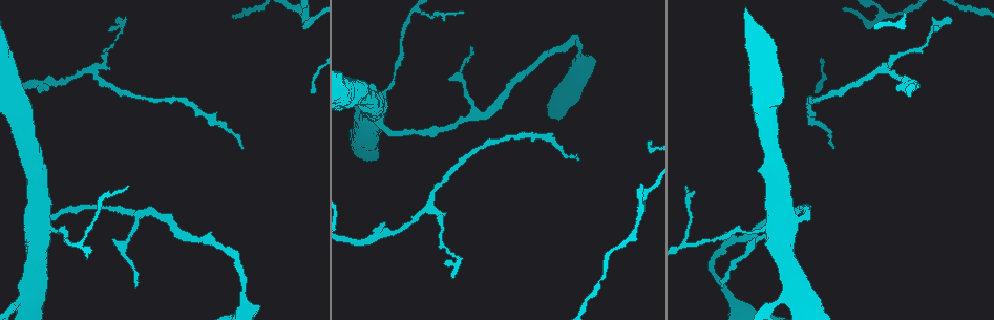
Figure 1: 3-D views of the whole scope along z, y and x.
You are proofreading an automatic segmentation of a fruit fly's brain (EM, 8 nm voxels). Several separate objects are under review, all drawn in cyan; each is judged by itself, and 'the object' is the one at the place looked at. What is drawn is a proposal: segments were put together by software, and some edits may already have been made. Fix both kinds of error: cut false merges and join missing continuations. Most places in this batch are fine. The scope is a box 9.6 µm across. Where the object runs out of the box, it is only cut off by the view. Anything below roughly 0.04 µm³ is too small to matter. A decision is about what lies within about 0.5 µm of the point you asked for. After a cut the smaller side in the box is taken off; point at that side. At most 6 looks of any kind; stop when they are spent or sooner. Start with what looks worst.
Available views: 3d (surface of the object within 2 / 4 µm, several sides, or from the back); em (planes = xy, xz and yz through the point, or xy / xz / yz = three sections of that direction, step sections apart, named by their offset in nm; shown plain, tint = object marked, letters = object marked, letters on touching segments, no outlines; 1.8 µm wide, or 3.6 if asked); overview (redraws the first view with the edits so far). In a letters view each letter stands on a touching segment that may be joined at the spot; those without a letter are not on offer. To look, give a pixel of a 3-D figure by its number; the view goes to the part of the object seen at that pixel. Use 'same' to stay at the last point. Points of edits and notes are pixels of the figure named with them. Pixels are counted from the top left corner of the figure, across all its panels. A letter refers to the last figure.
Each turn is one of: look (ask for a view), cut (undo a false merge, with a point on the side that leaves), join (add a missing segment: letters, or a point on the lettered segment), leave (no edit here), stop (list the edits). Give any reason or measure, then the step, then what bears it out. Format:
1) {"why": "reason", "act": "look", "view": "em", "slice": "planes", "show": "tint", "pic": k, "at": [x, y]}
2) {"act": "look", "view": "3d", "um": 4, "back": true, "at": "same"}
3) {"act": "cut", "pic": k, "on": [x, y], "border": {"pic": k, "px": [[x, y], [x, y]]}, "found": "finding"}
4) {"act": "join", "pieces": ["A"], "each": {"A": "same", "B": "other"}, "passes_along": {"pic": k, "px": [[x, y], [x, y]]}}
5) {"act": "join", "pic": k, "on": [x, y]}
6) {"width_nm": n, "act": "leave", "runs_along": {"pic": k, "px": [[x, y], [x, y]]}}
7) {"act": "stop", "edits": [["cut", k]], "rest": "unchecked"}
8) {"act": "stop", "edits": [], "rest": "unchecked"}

{"why": "calibre changes", "act": "look", "view": "3d", "um": 4, "pic": 1, "at": [380, 122]}

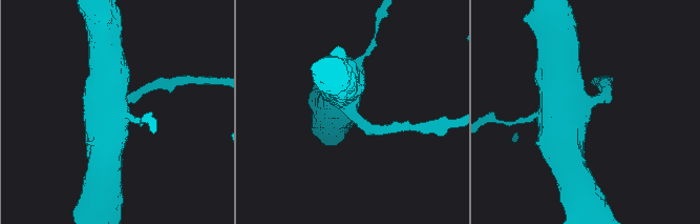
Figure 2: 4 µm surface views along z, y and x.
{"act": "look", "view": "em", "slice": "planes", "show": "letters", "pic": 2, "at": [352, 109]}

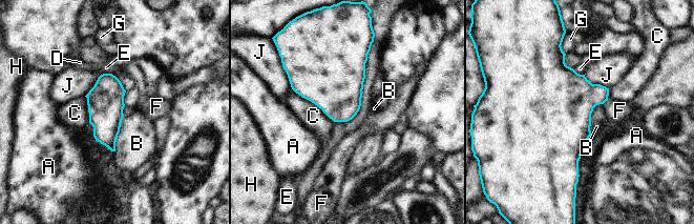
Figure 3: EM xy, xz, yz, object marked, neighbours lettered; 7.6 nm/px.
{"width_nm": 280, "act": "leave", "each": {"A": "other", "B": "other", "C": "other", "D": "other", "E": "other", "F": "other", "G": "other", "H": "other", "J": "other"}, "border": {"pic": 3, "px": [[124, 116], [114, 151]]}, "found": "continuous, no second neuron"}

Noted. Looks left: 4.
{"why": "an open end", "act": "look", "view": "em", "slice": "xz", "step": 4, "show": "letters", "pic": 1, "at": [136, 286]}

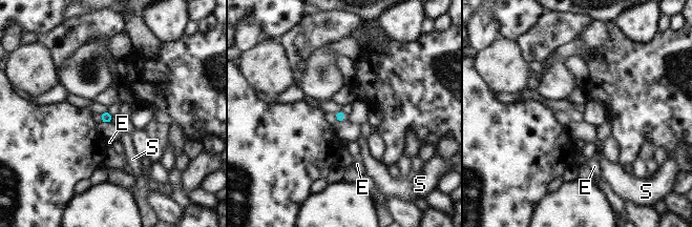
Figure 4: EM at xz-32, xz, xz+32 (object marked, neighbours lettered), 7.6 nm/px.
{"why": "another direction", "act": "look", "view": "em", "slice": "planes", "show": "letters", "at": "same"}

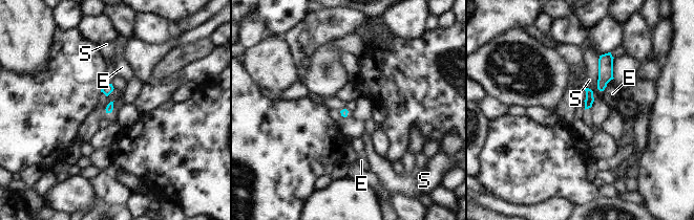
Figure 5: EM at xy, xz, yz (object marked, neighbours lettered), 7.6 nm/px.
{"longest_contact_nm": ["S", 280], "act": "leave", "each": {"E": "other", "S": "other"}, "border": {"pic": 5, "px": [[600, 56], [597, 88], [603, 91]]}, "found": "no lettered segment goes on from it"}

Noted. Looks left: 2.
{"why": "sharp bend", "act": "look", "view": "em", "um": 3.6, "slice": "xy", "step": 4, "show": "tint", "pic": 1, "at": [475, 117]}

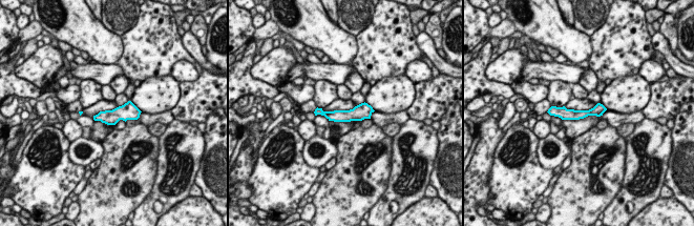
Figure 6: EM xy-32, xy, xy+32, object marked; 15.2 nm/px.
{"act": "look", "view": "em", "um": 3.6, "slice": "planes", "show": "letters", "at": "same"}

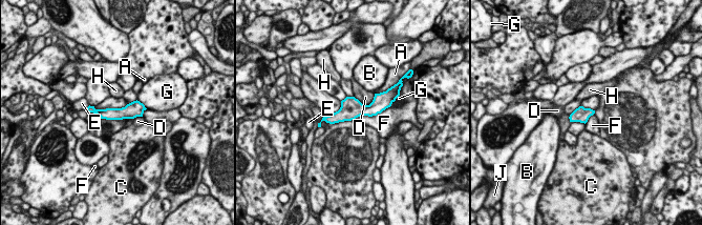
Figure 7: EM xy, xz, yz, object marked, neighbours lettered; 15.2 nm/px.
{"longest_contact_nm": ["F", 600], "act": "leave", "each": {"A": "other", "B": "other", "C": "other", "D": "other", "E": "other", "F": "other", "G": "other", "H": "other", "J": "other"}, "border": {"pic": 7, "px": [[388, 106], [376, 115], [354, 120]]}, "found": "one neuron here"}

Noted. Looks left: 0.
{"act": "stop", "edits": [], "rest": "unchecked"}

